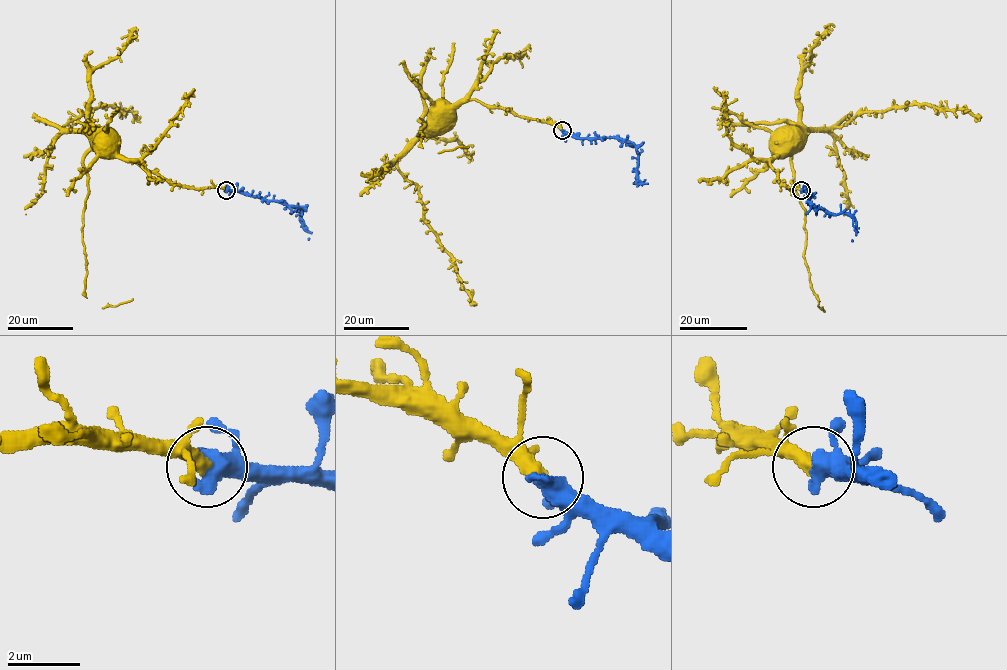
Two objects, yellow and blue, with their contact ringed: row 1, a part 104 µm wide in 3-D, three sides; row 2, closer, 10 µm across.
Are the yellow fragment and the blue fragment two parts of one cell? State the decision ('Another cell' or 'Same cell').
Same cell

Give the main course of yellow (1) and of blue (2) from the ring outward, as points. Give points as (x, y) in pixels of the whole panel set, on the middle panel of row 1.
1: (562, 130), (464, 100), (397, 163), (417, 187), (425, 222), (476, 304)
2: (562, 130), (579, 138), (620, 138), (630, 141), (638, 154), (636, 182), (646, 183), (644, 180)

